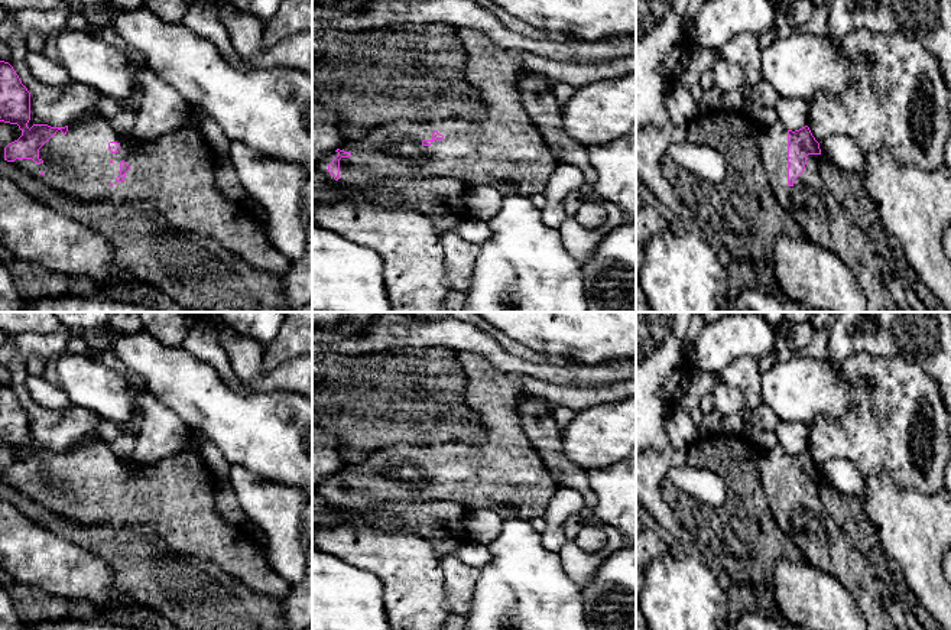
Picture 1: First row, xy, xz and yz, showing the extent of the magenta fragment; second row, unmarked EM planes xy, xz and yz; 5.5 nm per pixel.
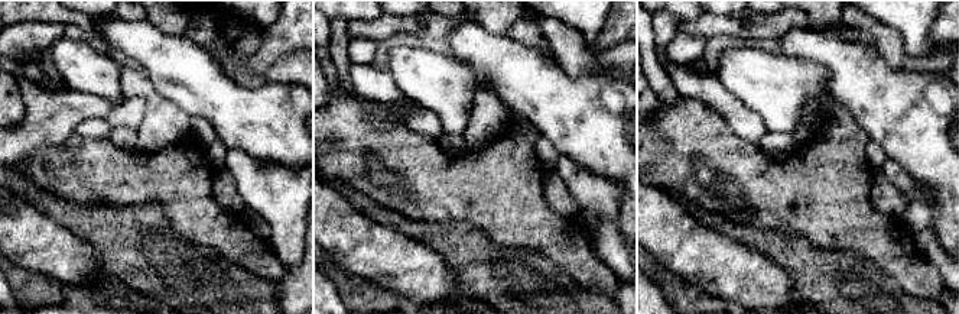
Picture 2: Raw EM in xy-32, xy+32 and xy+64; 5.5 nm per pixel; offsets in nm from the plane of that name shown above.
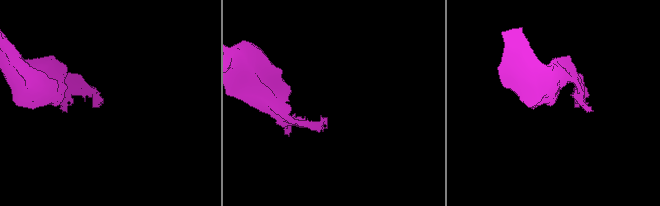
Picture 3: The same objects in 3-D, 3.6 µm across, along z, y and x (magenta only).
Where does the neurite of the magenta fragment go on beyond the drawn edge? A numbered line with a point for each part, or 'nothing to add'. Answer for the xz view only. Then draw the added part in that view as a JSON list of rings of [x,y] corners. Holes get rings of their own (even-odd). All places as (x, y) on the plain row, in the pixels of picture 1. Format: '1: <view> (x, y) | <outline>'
1: xz (506, 474) | [[[455,354],[468,386],[465,399],[486,428],[481,444],[399,444],[347,464],[340,503],[328,496],[338,475],[317,488],[325,503],[363,513],[392,501],[454,501],[467,512],[489,509],[504,519],[543,517],[558,484],[526,436],[519,416],[525,392],[517,379],[477,354]]]

